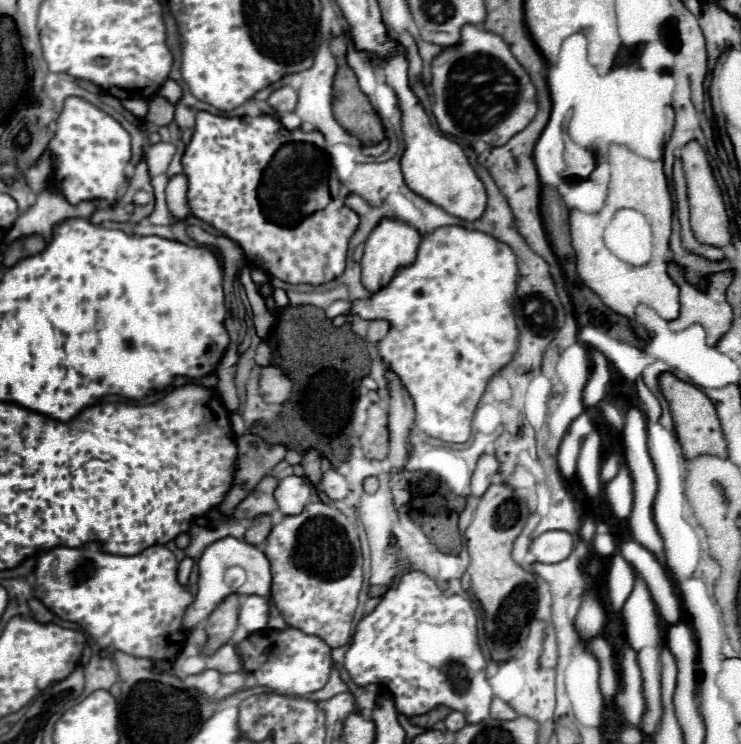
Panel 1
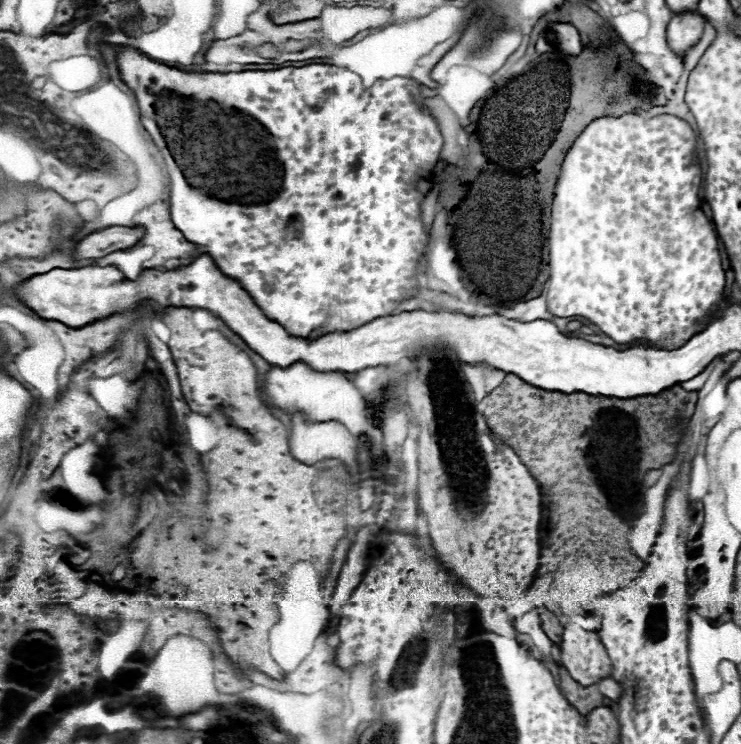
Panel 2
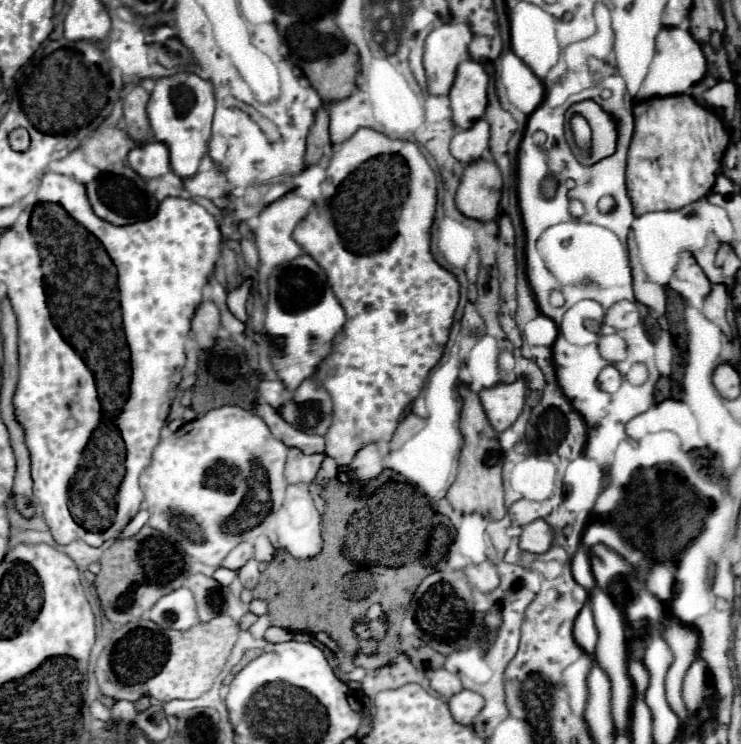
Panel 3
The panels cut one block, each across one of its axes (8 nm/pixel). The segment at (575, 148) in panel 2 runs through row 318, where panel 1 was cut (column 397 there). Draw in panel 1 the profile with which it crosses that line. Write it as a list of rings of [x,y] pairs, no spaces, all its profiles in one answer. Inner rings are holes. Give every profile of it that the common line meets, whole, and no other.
[[[408,568],[382,596],[382,602],[376,606],[376,610],[360,620],[350,650],[346,652],[344,668],[360,686],[372,682],[386,686],[394,696],[398,712],[404,716],[426,714],[440,704],[462,712],[468,724],[480,724],[490,716],[492,688],[486,680],[486,658],[478,646],[476,612],[472,610],[472,604],[456,594],[446,596],[434,584],[434,580],[412,568]]]

